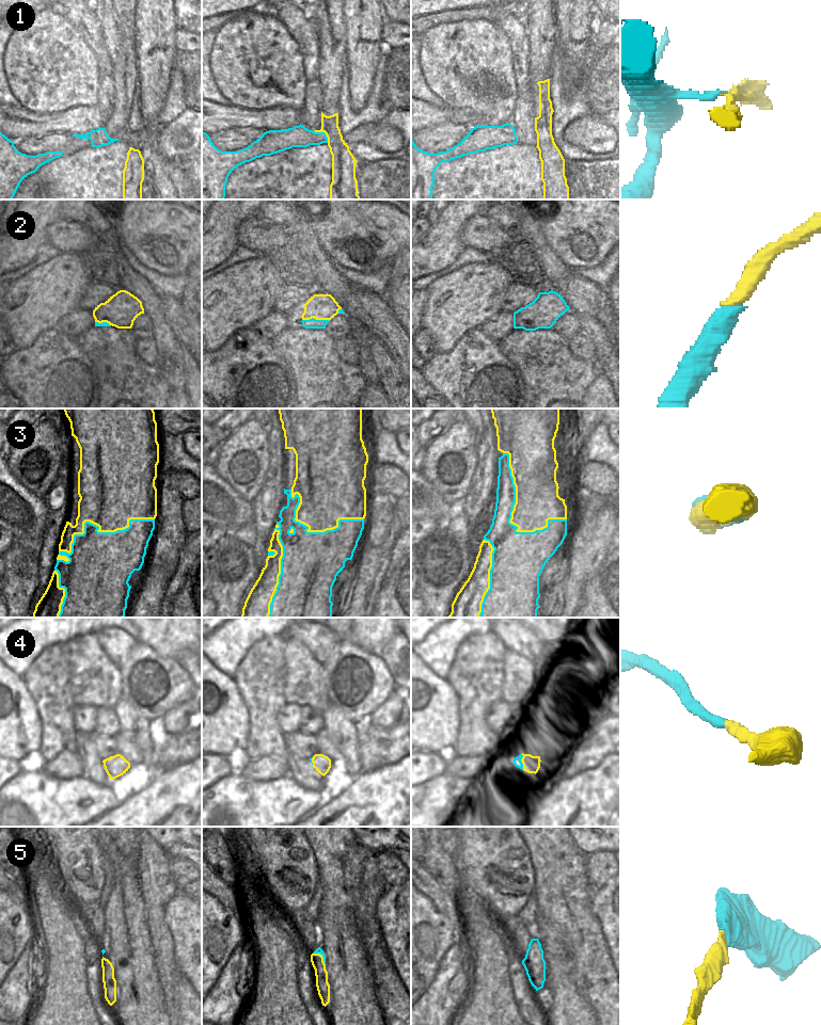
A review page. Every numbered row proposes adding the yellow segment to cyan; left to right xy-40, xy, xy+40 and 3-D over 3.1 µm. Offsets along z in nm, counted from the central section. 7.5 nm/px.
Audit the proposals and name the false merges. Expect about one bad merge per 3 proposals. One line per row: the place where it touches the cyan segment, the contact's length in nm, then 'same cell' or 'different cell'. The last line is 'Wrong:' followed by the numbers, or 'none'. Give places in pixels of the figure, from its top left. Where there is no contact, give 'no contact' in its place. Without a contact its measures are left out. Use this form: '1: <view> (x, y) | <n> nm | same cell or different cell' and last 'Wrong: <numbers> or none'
1: xy (324, 132) | 140 nm | different cell
2: xy (315, 319) | 200 nm | same cell
3: xy+40 (510, 517) | 700 nm | same cell
4: xy+40 (521, 762) | 110 nm | same cell
5: xy (320, 954) | 120 nm | same cell
Wrong: 1

